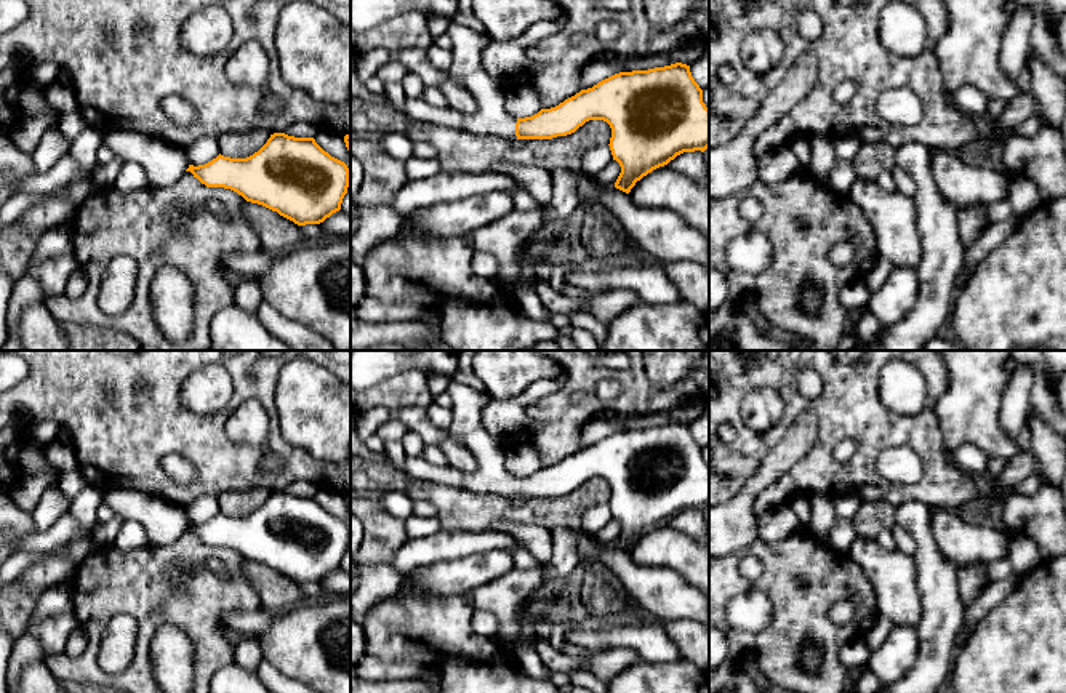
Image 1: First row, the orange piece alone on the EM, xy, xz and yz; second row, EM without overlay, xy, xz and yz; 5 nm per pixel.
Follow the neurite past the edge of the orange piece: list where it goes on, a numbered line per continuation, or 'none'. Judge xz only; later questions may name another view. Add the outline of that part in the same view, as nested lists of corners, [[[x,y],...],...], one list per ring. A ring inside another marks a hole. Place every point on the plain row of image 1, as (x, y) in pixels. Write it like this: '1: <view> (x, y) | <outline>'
1: xz (490, 476) | [[[453,379],[450,381],[447,392],[450,394],[453,400],[453,407],[451,407],[453,423],[451,423],[450,432],[456,439],[463,439],[464,445],[474,455],[477,467],[472,472],[459,471],[450,466],[434,466],[424,461],[421,456],[408,456],[408,455],[405,456],[402,466],[399,467],[387,458],[384,451],[381,453],[371,451],[365,445],[365,442],[359,439],[352,418],[351,418],[351,456],[359,456],[370,463],[391,464],[392,467],[418,480],[431,480],[435,483],[459,487],[459,488],[471,490],[474,493],[496,493],[499,496],[517,498],[515,495],[517,477],[509,474],[504,466],[501,442],[491,437],[482,426],[482,410],[490,397],[485,392],[477,392],[467,386],[461,386],[455,383]]]

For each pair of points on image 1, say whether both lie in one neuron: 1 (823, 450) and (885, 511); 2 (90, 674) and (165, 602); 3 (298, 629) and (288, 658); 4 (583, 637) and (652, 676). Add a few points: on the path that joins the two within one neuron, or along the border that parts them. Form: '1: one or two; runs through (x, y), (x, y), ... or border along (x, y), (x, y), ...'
1: two; border along (884, 495), (893, 508)
2: one; runs through (93, 644), (93, 624), (116, 602), (135, 602)
3: one; runs through (298, 636), (298, 648), (295, 652)
4: two; border along (641, 658), (649, 663), (677, 663)

